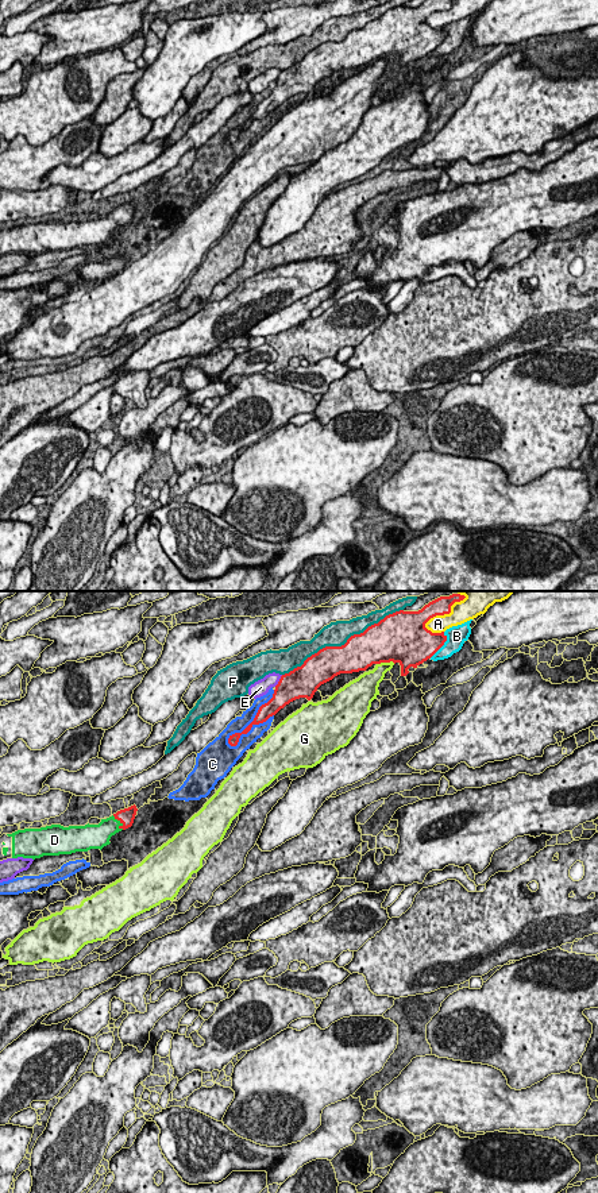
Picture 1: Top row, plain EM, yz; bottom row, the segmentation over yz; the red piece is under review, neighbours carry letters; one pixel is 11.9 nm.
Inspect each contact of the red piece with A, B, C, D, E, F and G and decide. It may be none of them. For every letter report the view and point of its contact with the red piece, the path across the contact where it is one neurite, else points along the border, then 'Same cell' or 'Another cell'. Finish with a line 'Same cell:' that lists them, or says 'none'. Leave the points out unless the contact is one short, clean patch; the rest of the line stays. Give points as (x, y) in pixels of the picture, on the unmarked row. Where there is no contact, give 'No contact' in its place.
A: Touches red at yz (439, 10). Another cell
B: Touches red at yz (442, 41). Another cell
C: Touches red at yz (254, 115). Another cell
D: Touches red at yz (120, 217). Same cell
E: Touches red at yz (280, 76). Another cell
F: Touches red at yz (342, 41). Another cell
G: Touches red at yz (385, 57). Another cell
Same cell: D

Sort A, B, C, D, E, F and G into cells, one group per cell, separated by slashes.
A / B / C / D / E / F / G

